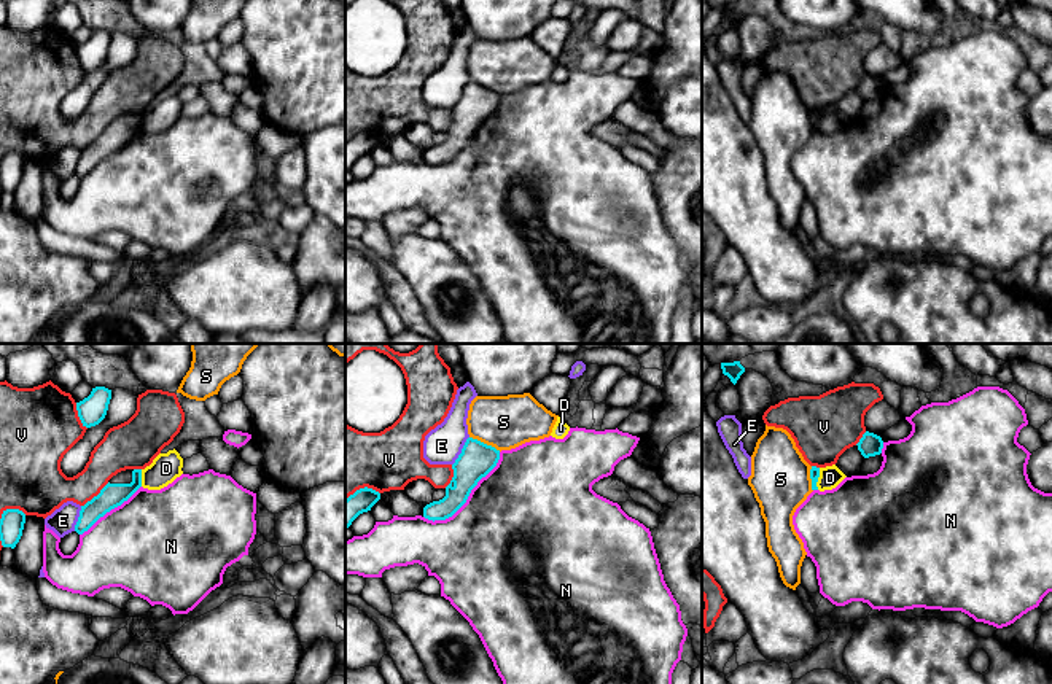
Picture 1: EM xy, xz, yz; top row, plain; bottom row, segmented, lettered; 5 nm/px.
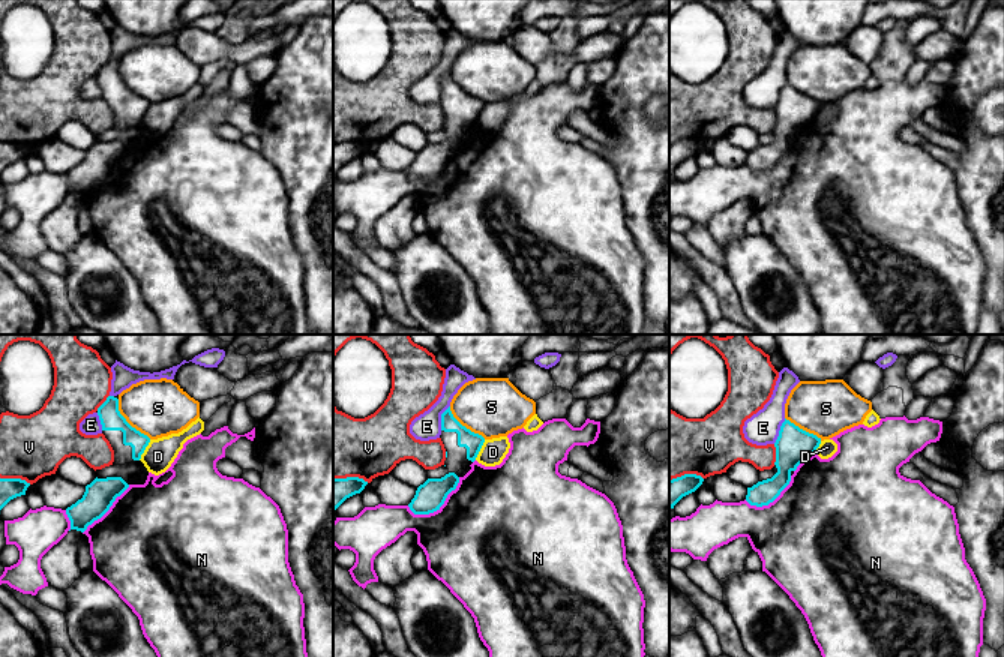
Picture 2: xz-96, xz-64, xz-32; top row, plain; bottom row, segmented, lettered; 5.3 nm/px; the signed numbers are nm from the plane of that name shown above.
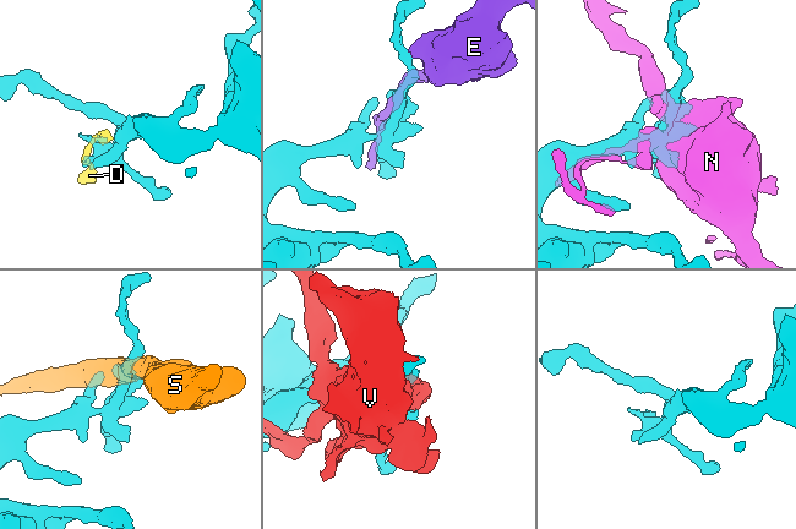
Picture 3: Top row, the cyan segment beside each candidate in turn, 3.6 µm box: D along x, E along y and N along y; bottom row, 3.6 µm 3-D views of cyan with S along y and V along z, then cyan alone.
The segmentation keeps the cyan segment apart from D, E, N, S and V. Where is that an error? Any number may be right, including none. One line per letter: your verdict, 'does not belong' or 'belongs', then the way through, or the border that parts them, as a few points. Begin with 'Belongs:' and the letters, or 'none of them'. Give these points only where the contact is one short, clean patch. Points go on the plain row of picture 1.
Belongs: none of them
D: does not belong; border along yz (820, 112), (817, 132)
E: does not belong
N: does not belong
S: does not belong
V: does not belong

